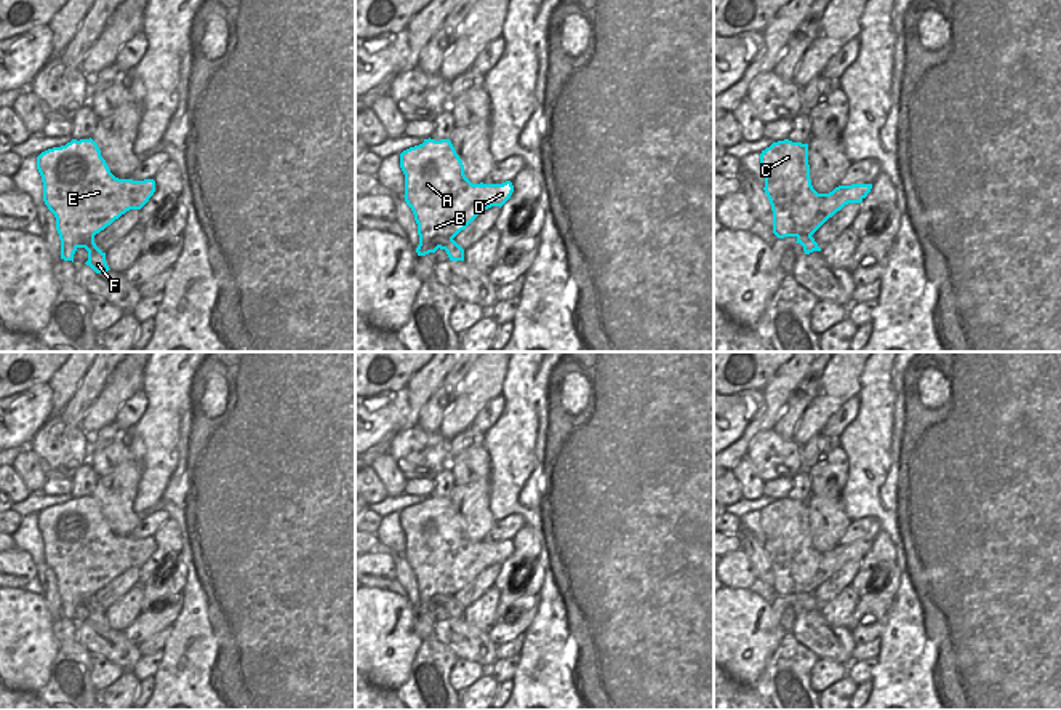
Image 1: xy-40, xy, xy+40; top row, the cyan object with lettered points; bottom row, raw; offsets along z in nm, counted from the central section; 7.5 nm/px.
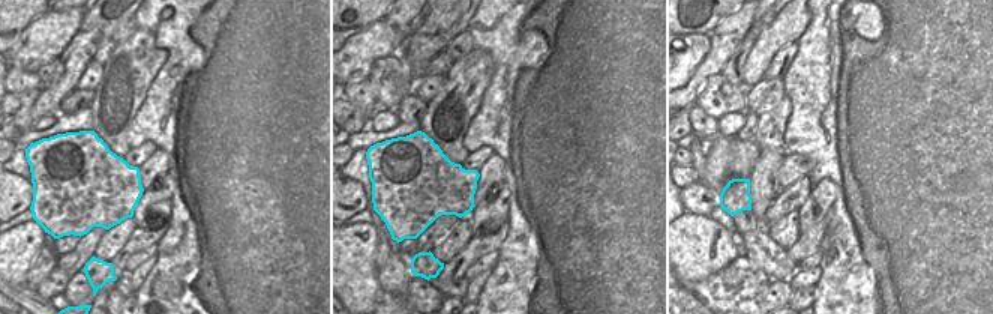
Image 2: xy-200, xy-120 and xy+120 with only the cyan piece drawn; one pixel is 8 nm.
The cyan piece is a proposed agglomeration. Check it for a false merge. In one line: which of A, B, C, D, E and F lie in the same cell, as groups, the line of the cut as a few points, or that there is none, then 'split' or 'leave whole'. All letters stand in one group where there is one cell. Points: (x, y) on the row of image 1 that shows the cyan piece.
A B C D E F | no cut | leave whole

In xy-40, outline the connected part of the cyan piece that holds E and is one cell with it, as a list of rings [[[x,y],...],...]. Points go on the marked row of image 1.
[[[91,138],[42,152],[37,170],[43,201],[56,217],[61,259],[74,262],[75,251],[85,248],[86,265],[96,273],[110,270],[94,235],[126,211],[141,209],[154,195],[155,181],[115,178]]]

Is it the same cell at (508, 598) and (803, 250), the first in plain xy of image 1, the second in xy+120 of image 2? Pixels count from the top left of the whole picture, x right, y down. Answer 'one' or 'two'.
one

